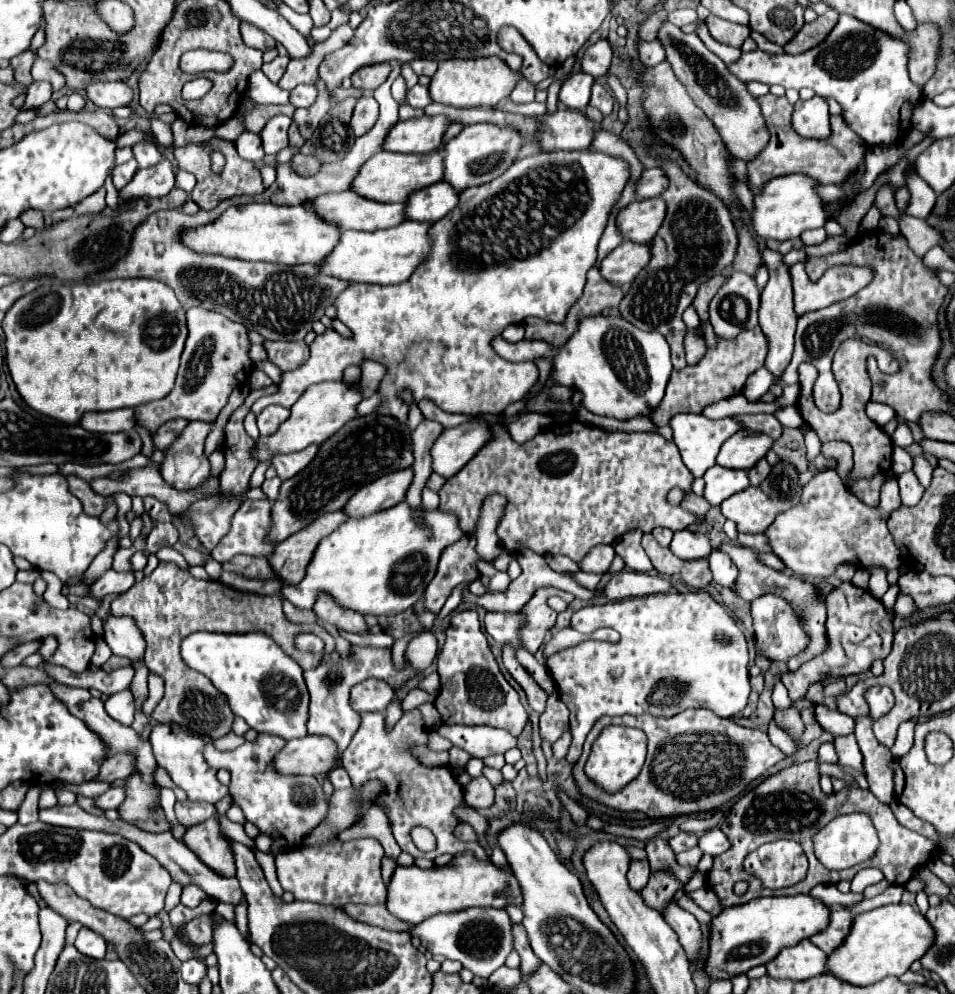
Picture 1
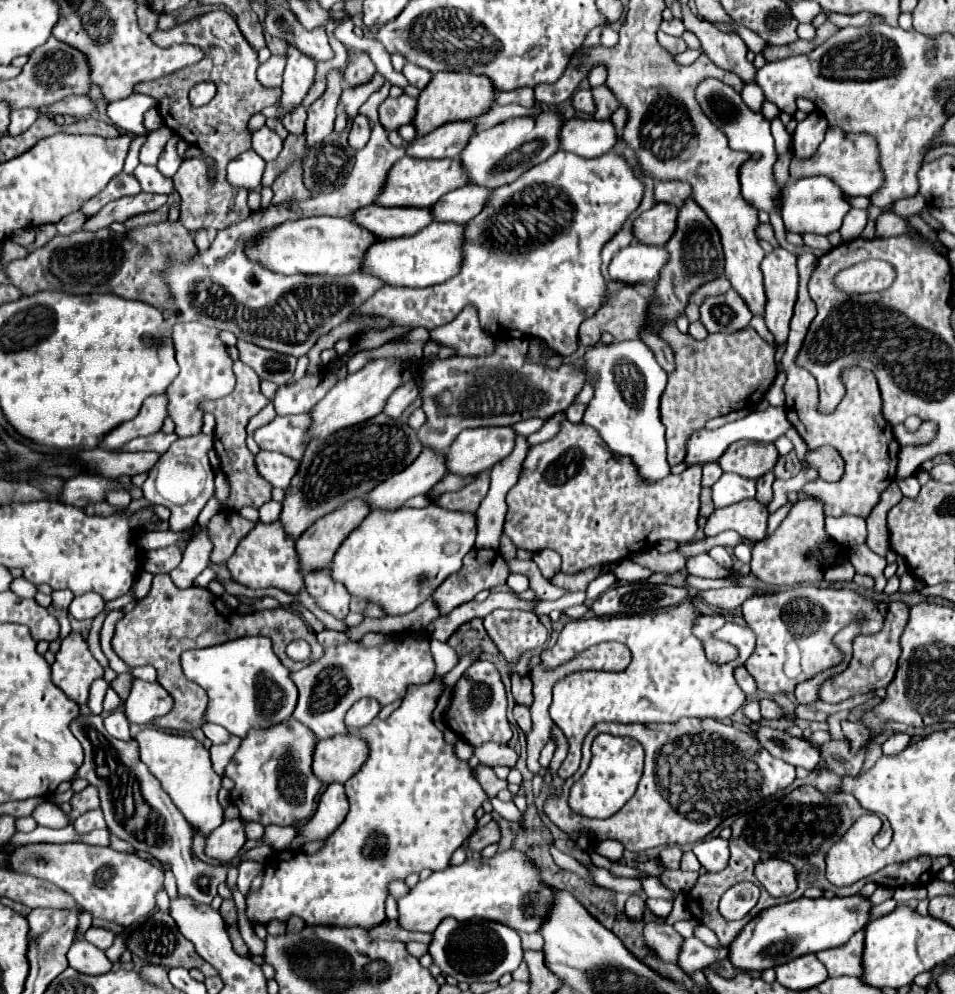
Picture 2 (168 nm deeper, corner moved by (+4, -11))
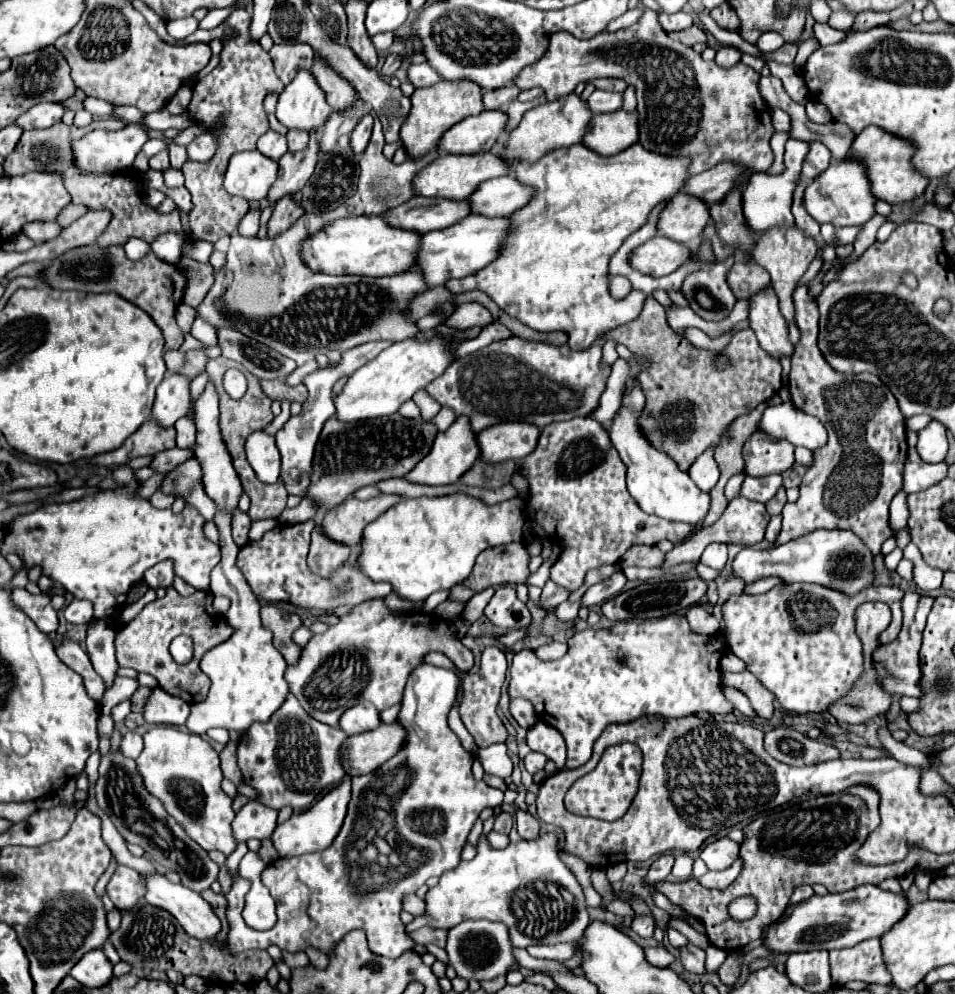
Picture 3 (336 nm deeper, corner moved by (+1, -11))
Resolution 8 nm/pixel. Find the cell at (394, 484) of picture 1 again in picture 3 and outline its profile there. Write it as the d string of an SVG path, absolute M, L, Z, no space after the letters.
M457 416L457 420L445 430L439 432L435 438L435 444L431 452L407 474L407 480L411 482L421 482L421 484L455 484L481 456L477 434L471 430L471 422L467 416Z

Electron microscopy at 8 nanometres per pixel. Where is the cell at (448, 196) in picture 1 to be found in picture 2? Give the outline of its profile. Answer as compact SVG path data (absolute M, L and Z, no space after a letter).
M464 186L458 188L456 192L448 192L448 196L442 196L432 208L432 218L436 222L454 222L454 224L464 224L472 216L484 208L484 200L488 200L490 188L480 188L480 186Z

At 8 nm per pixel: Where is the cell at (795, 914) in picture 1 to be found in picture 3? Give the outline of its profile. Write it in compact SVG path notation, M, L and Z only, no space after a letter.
M859 886L841 894L811 896L805 902L787 906L779 924L765 936L765 944L775 952L809 952L851 948L869 938L881 938L889 932L909 910L905 892L893 894L879 886Z

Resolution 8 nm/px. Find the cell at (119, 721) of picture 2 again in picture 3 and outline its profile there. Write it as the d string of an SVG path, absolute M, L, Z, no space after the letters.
M127 732L127 734L123 736L123 740L121 740L119 750L121 750L121 754L123 754L125 758L135 760L135 758L143 752L143 738L141 738L137 732Z

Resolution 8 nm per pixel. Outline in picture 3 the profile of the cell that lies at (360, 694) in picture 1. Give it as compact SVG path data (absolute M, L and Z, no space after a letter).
M357 704L357 706L349 708L349 710L341 716L341 722L339 722L341 730L343 730L347 736L375 730L379 724L381 724L379 712L375 710L373 704Z

